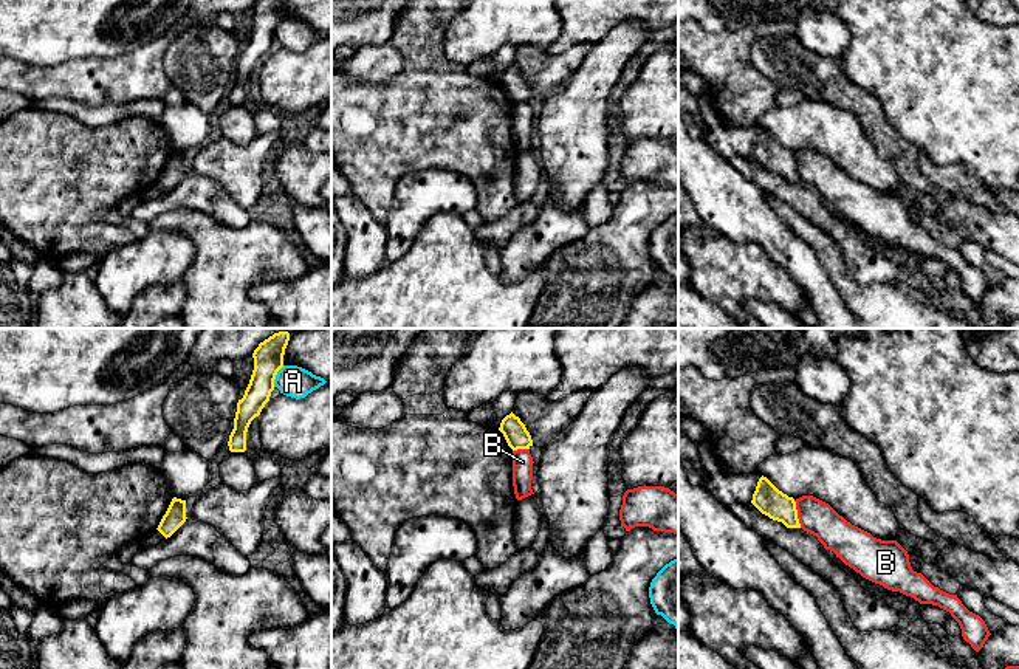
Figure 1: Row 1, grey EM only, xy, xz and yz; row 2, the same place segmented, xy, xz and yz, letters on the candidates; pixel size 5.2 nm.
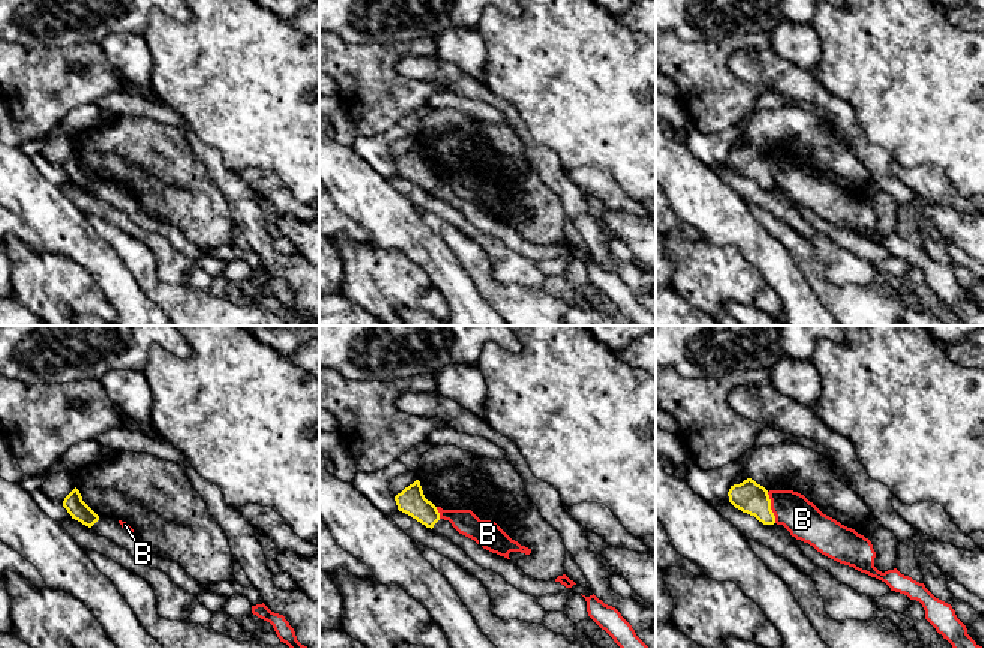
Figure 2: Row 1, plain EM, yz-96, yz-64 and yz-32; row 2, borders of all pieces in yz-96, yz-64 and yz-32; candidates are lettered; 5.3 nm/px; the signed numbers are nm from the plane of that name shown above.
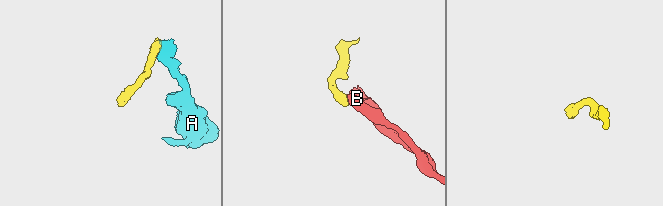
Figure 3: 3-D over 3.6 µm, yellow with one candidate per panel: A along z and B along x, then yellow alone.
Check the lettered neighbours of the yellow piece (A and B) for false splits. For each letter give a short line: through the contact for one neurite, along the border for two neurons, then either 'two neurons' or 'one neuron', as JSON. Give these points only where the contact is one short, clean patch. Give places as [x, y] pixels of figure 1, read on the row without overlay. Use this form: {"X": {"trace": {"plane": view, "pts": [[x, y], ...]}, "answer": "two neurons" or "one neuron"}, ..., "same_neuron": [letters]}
{"A": {"trace": {"plane": "xy", "pts": [[284, 19], [277, 25], [273, 39]]}, "answer": "two neurons"}, "B": {"trace": {"plane": "yz", "pts": [[793, 154], [801, 180]]}, "answer": "two neurons"}, "same_neuron": []}

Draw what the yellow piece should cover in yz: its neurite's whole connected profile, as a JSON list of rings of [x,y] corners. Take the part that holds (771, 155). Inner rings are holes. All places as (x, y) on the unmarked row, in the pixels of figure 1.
[[[760,130],[751,156],[773,173],[782,175],[787,181],[801,181],[796,155],[779,144],[767,130]]]

